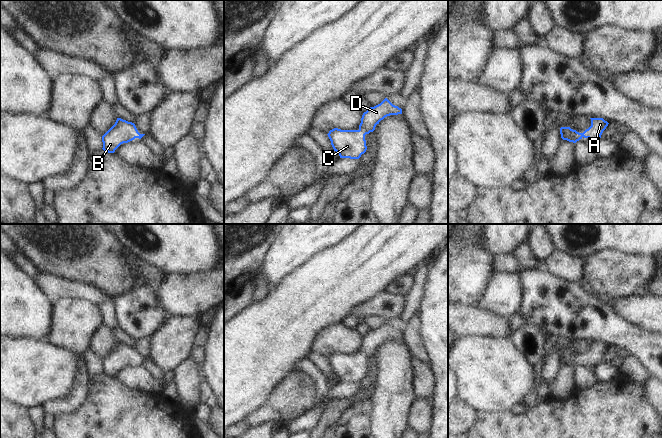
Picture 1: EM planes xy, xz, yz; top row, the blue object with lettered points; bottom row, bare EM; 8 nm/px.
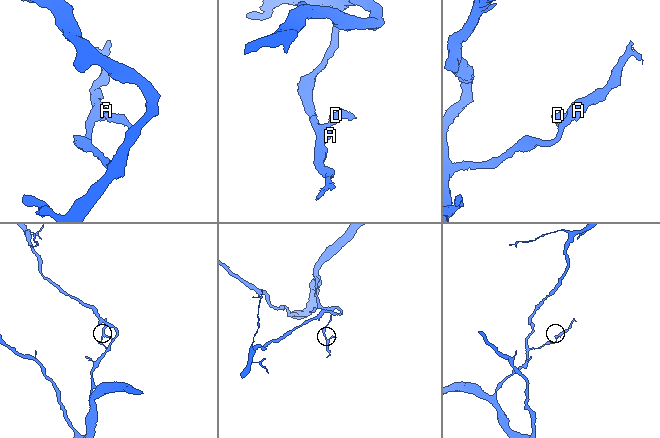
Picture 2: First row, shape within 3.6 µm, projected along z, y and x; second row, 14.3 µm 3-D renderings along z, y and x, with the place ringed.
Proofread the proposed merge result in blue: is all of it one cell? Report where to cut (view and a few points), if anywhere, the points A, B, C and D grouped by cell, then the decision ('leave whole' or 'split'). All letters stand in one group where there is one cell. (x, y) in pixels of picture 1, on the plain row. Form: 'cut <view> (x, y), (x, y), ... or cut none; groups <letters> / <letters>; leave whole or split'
cut none; groups A B C D; leave whole

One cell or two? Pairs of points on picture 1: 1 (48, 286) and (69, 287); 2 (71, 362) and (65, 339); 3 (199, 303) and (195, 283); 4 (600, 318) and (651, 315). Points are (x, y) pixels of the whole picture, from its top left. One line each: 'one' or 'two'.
1: one
2: two
3: one
4: two

